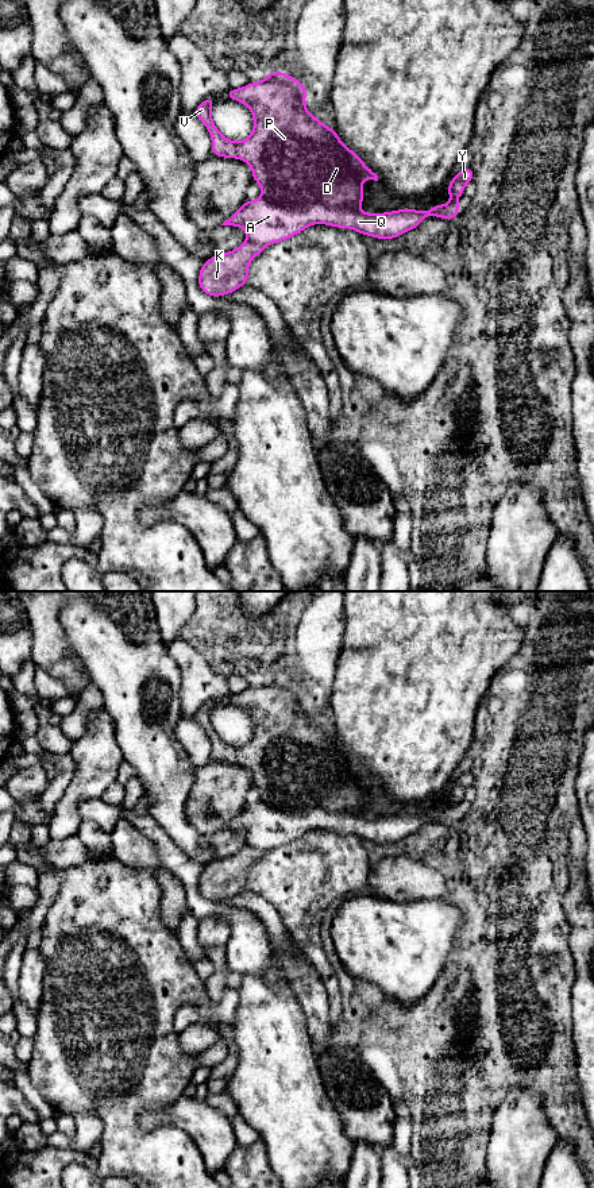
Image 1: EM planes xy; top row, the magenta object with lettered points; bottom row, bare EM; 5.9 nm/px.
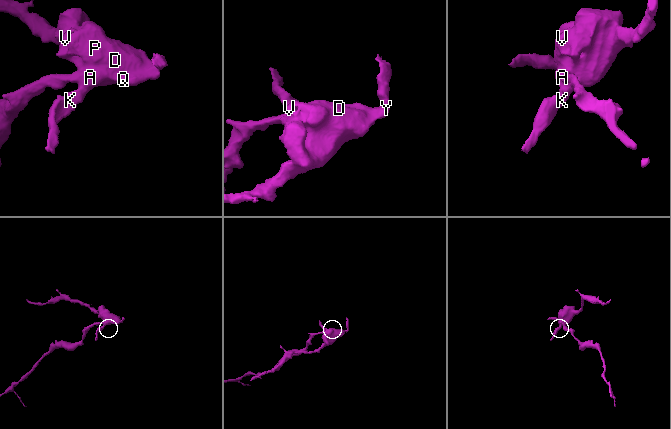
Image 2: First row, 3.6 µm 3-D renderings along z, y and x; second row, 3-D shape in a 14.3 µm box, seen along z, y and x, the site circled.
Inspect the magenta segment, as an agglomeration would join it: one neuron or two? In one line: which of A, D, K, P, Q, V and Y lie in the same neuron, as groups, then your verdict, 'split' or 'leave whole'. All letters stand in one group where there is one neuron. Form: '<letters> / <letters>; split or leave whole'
A Q / D K P V Y; split

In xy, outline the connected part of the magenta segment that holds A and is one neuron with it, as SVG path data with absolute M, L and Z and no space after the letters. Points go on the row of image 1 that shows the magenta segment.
M266 197L244 201L238 212L221 225L242 227L247 242L270 246L286 240L312 224L351 228L377 239L396 239L418 227L427 216L451 220L459 215L459 201L454 197L444 205L429 211L404 208L385 213L367 213L356 209L333 209L325 204L309 205L277 204Z

